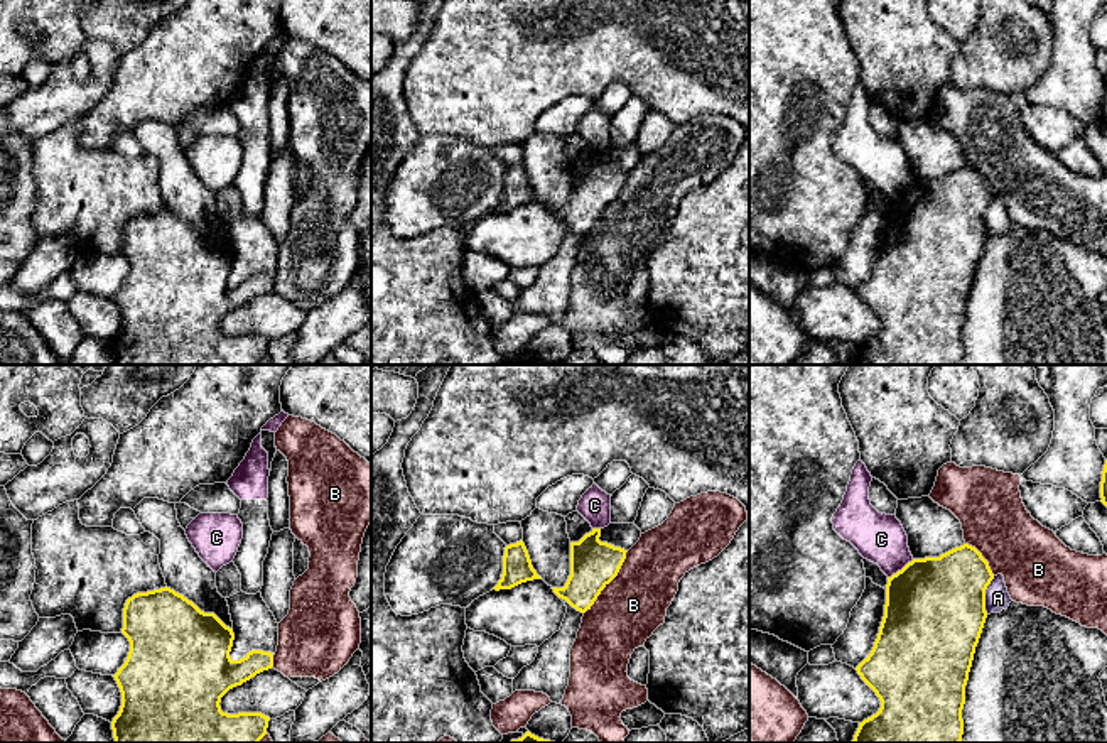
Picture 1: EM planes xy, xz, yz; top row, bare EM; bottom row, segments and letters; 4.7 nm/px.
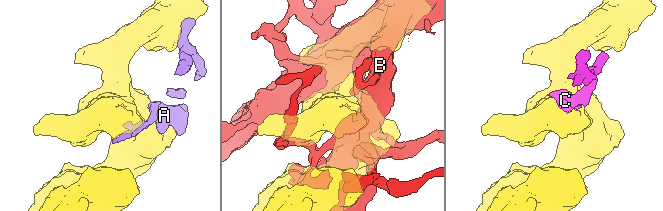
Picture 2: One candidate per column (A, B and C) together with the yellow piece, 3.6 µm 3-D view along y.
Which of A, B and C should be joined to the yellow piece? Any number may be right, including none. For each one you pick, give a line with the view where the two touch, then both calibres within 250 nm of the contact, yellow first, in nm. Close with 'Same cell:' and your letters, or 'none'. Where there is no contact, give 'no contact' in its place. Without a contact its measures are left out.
Same cell: none

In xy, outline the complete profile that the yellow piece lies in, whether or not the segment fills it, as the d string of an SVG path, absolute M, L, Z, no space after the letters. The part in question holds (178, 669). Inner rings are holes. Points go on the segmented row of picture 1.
M170 588L137 593L123 608L122 633L130 642L125 664L113 675L122 706L111 721L115 743L258 743L268 728L270 718L262 713L228 714L221 711L221 697L256 674L273 667L273 654L251 650L243 659L230 657L235 633L214 613L201 611L192 601Z

